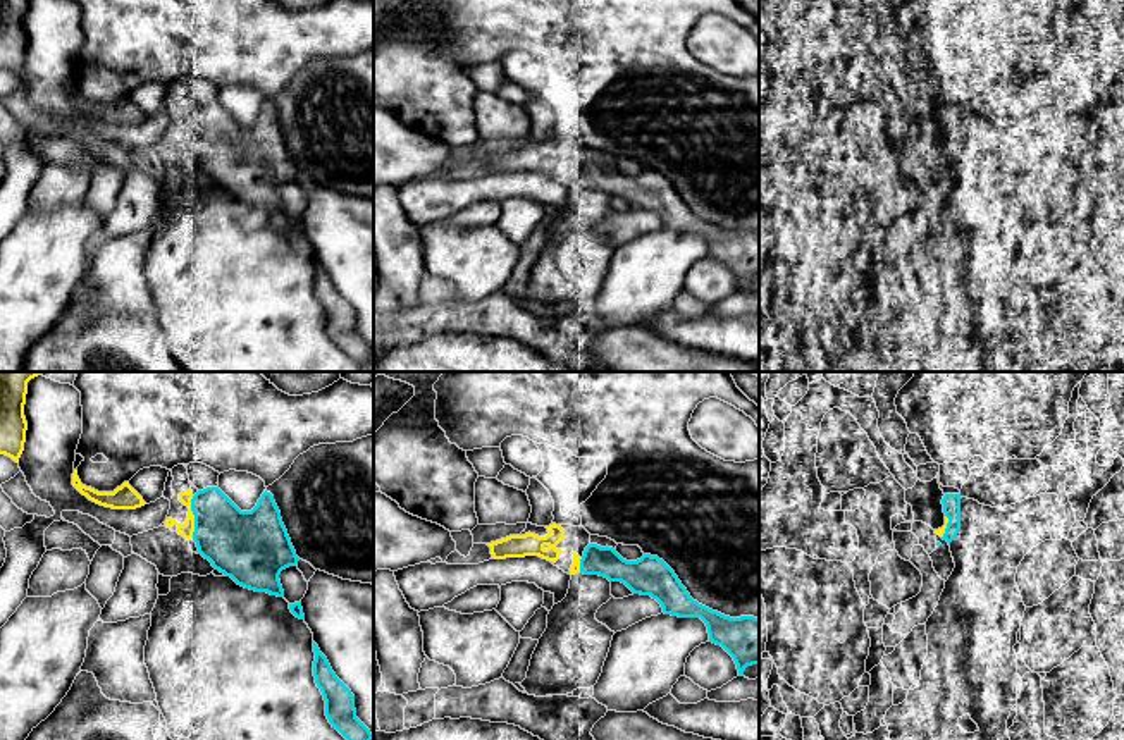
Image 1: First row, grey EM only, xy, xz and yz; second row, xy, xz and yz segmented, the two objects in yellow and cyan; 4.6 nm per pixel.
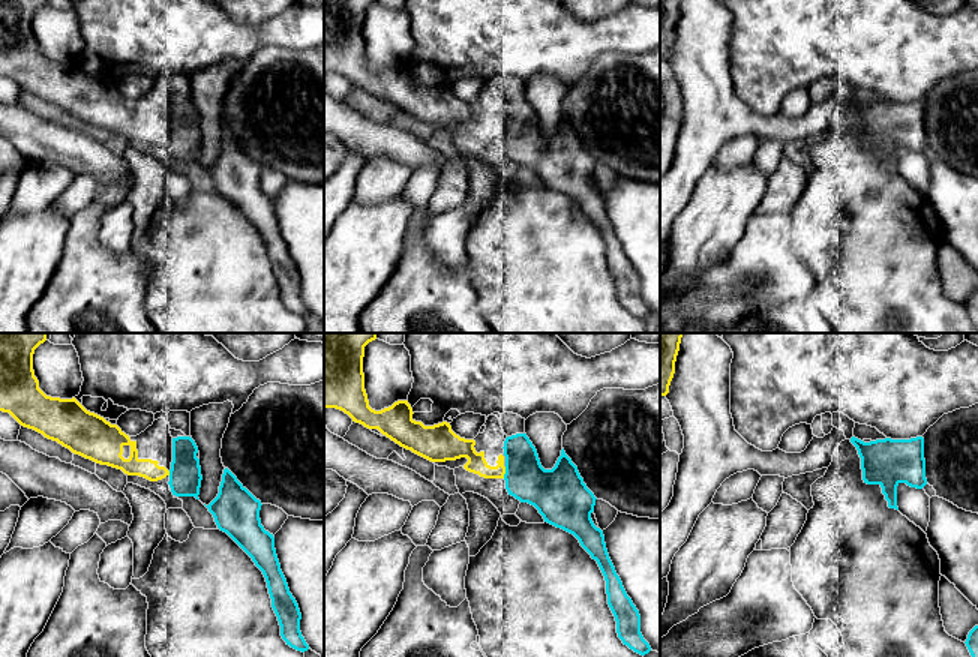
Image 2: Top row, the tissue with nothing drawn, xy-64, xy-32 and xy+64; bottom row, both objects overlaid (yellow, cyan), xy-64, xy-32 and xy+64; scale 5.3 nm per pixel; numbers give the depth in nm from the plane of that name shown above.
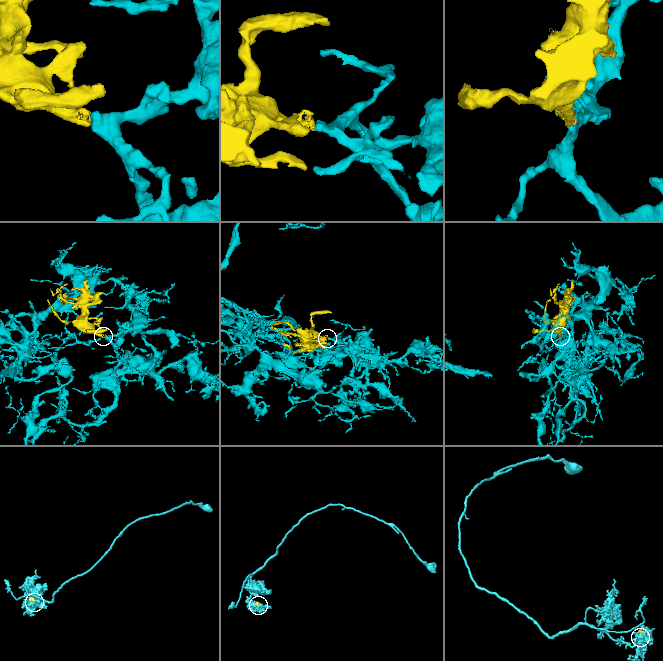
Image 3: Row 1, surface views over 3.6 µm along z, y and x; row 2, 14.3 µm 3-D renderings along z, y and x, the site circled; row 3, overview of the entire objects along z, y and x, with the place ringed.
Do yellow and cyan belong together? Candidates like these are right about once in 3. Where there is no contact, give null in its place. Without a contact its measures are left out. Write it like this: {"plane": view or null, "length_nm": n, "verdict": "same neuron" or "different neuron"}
{"plane": "xy", "length_nm": 200, "verdict": "same neuron"}

